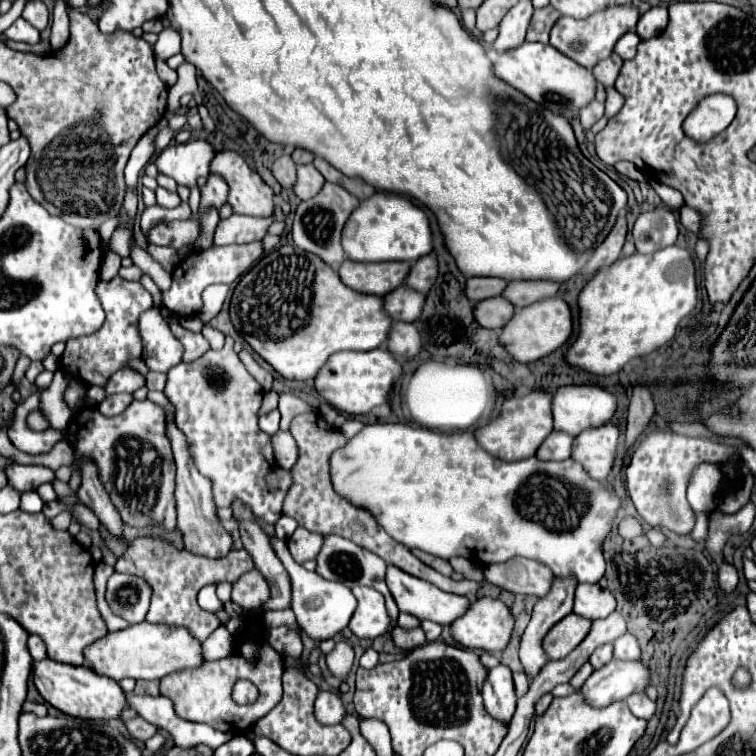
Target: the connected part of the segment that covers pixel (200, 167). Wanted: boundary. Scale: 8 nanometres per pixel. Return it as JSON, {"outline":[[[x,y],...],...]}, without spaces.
{"outline":[[[187,141],[169,145],[159,153],[155,159],[157,171],[173,177],[177,185],[183,187],[195,187],[199,177],[209,175],[209,165],[215,157],[215,149],[207,141]]]}

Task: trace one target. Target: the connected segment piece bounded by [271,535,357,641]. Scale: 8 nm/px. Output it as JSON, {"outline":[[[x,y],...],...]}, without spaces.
{"outline":[[[273,535],[271,537],[271,547],[277,553],[277,557],[281,559],[281,563],[285,565],[285,569],[289,571],[289,577],[291,577],[291,583],[293,583],[291,609],[297,617],[297,623],[299,623],[301,631],[305,631],[309,635],[309,639],[313,639],[313,641],[325,641],[325,639],[335,637],[339,631],[343,631],[349,625],[349,617],[353,615],[353,609],[357,605],[351,589],[341,585],[341,583],[321,579],[315,571],[303,569],[303,565],[293,561],[293,557],[291,557],[283,539],[277,539]]]}

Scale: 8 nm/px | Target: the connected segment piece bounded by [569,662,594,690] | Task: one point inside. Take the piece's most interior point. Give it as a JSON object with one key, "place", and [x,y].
{"place":[582,675]}

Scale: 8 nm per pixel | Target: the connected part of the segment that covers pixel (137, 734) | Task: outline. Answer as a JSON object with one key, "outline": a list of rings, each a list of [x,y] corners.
{"outline":[[[141,717],[131,719],[131,721],[125,721],[125,727],[127,727],[127,731],[131,733],[131,737],[133,737],[133,739],[139,739],[139,741],[151,739],[151,737],[155,735],[155,731],[157,731],[155,725],[147,723],[147,721],[141,719]]]}

